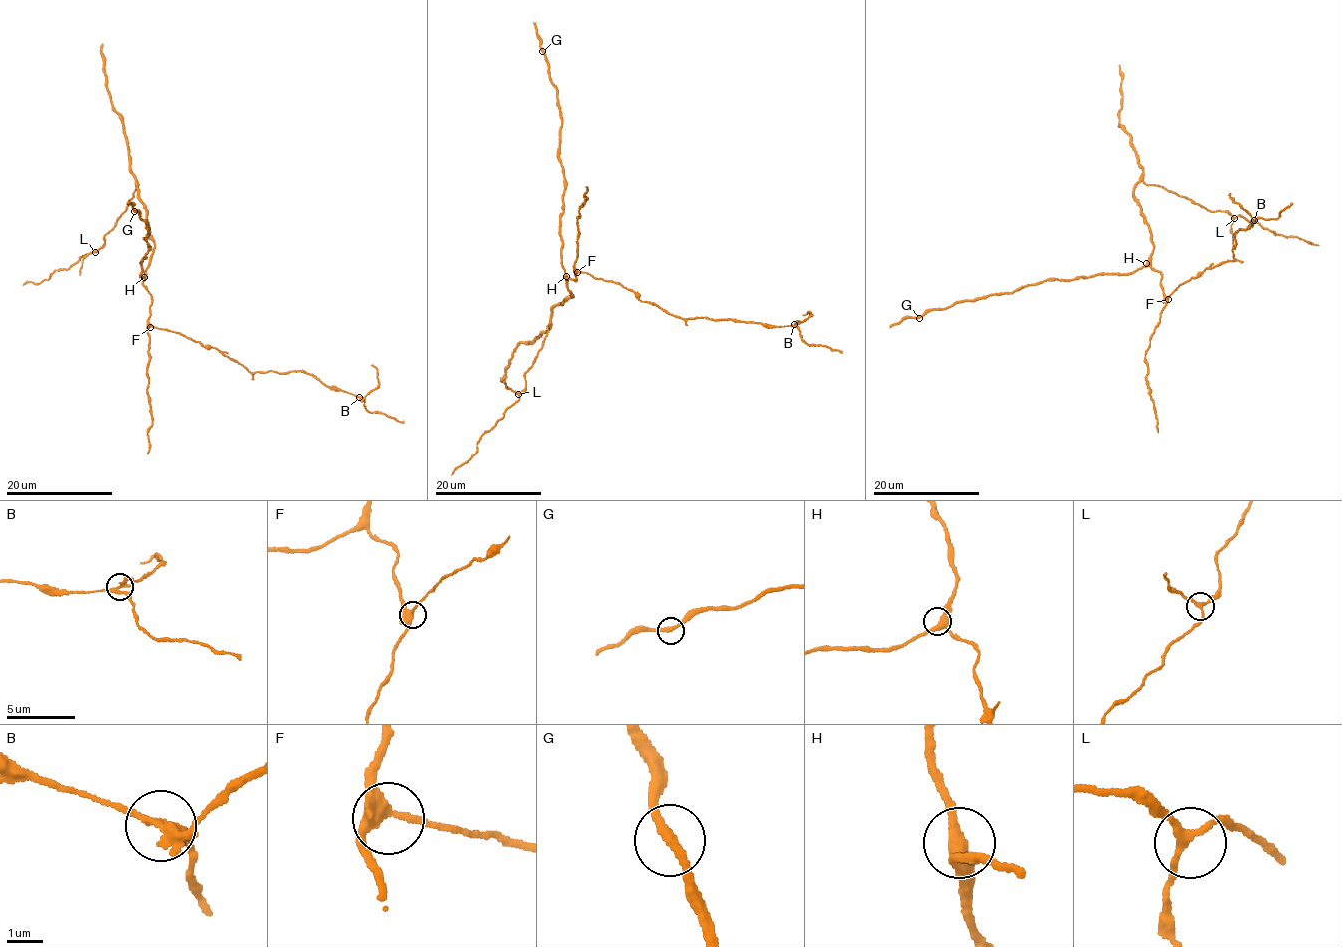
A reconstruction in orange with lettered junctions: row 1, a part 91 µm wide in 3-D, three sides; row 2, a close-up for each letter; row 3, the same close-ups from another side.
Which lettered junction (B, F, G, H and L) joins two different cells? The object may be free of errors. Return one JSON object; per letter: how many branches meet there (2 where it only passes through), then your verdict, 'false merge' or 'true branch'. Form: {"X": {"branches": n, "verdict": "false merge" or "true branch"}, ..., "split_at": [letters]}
{"B": {"branches": 3, "verdict": "false merge"}, "F": {"branches": 3, "verdict": "true branch"}, "G": {"branches": 2, "verdict": "true branch"}, "H": {"branches": 3, "verdict": "true branch"}, "L": {"branches": 3, "verdict": "true branch"}, "split_at": ["B"]}

